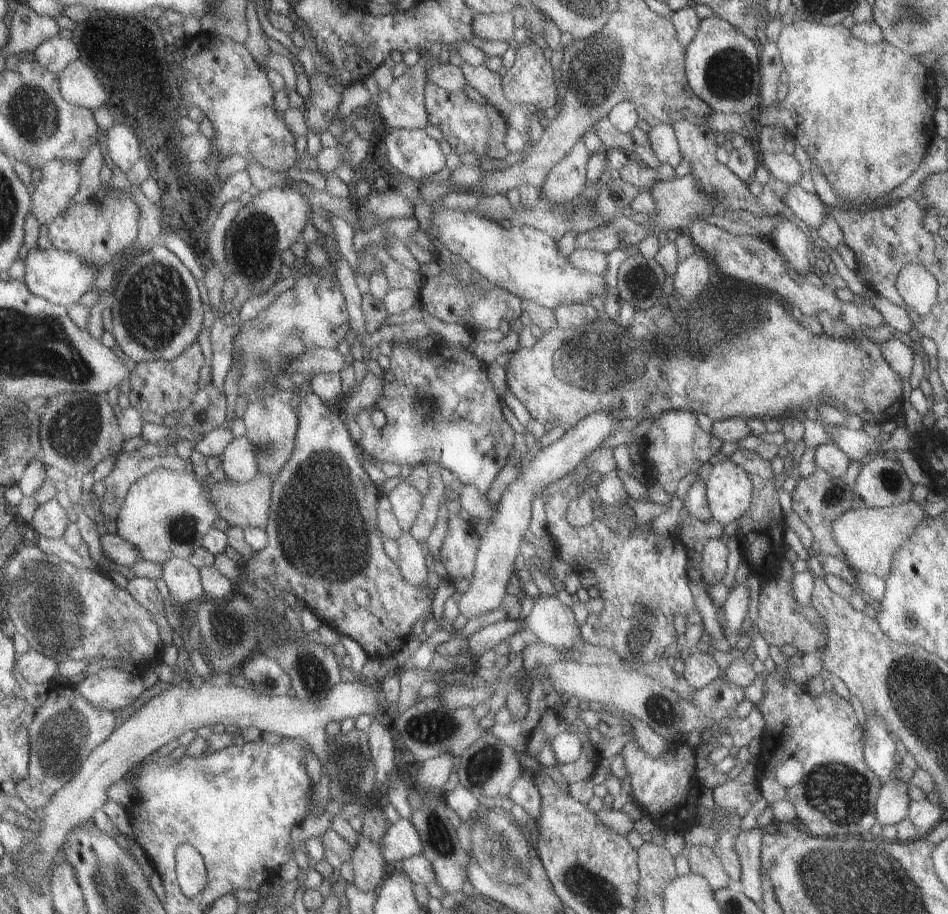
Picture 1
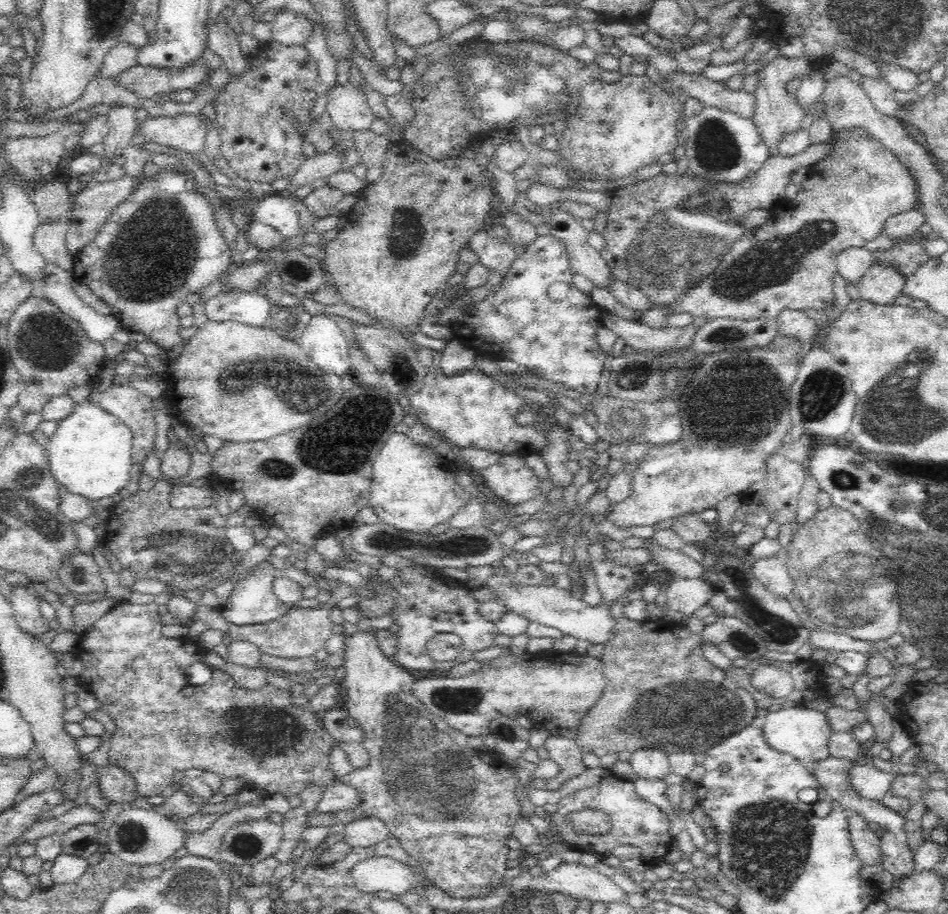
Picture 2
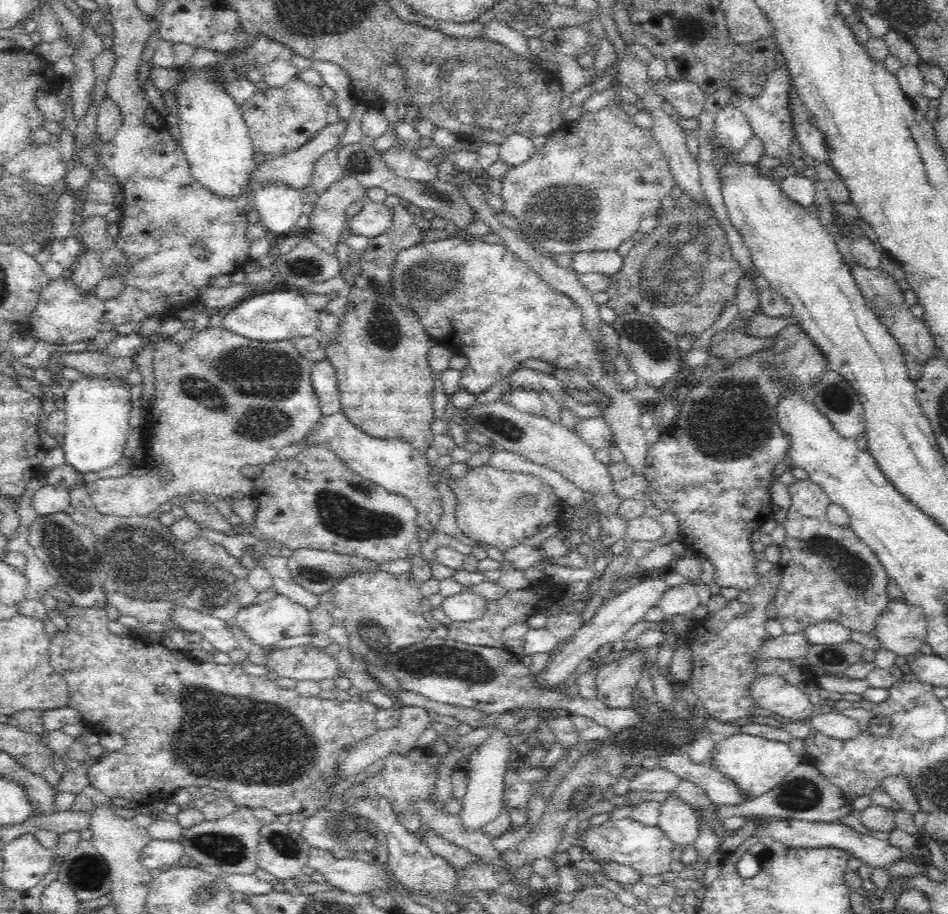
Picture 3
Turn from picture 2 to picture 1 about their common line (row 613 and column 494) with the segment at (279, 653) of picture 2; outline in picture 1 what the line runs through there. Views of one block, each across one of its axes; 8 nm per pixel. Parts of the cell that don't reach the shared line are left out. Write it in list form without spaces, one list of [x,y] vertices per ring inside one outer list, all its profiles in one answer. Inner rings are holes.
[[[462,256],[454,258],[454,266],[451,270],[442,269],[438,276],[429,278],[424,284],[424,288],[420,291],[420,309],[427,310],[433,317],[455,324],[462,324],[464,327],[470,325],[476,328],[492,330],[499,329],[502,321],[511,322],[519,318],[522,314],[522,299],[511,292],[508,292],[500,286],[492,286],[486,278],[480,276],[480,272],[476,272],[468,260],[464,260]]]

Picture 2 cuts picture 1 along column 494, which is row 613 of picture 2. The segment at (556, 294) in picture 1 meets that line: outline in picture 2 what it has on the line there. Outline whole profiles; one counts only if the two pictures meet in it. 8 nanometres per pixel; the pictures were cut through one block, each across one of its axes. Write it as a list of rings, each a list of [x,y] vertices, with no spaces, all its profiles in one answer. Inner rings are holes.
[[[267,561],[262,563],[246,577],[235,583],[226,604],[219,607],[222,615],[231,625],[246,626],[248,624],[264,624],[272,622],[289,611],[290,606],[280,602],[274,593],[274,578],[280,571]]]

